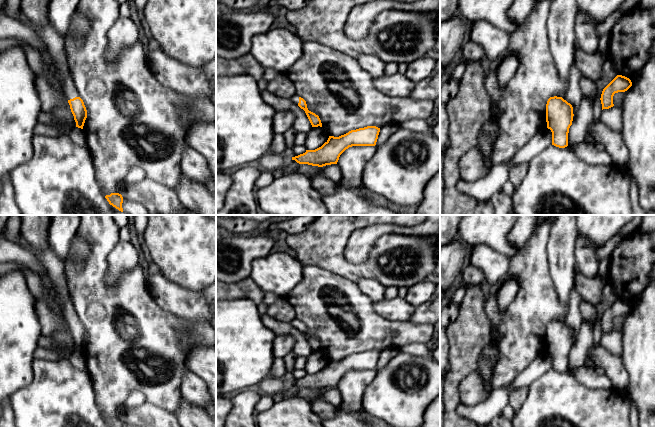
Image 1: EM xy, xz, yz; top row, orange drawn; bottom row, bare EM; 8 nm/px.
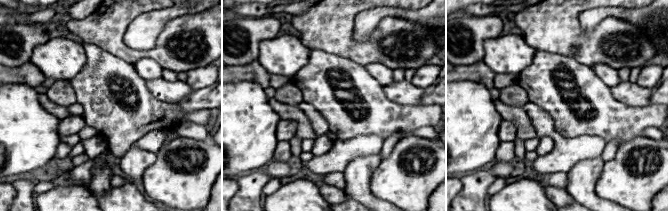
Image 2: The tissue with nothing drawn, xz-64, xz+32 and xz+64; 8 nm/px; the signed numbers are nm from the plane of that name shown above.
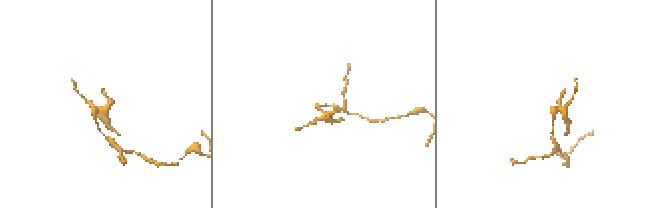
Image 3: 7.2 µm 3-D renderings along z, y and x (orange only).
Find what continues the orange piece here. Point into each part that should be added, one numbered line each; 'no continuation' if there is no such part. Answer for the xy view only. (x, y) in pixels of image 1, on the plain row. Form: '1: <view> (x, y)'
1: xy (55, 267)

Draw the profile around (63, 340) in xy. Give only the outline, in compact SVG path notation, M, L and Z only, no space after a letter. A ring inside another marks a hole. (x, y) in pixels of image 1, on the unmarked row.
M48 273L40 277L46 290L46 304L61 316L62 329L55 332L54 335L51 337L54 341L54 346L56 349L65 351L67 354L73 354L74 352L76 352L76 346L71 336L70 329L63 317L62 309L58 302L54 286L51 283Z

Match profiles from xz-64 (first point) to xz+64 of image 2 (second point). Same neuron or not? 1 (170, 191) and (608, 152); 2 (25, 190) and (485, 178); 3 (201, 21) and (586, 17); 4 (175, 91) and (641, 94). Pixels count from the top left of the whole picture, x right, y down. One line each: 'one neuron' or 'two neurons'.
1: two neurons
2: one neuron
3: two neurons
4: one neuron

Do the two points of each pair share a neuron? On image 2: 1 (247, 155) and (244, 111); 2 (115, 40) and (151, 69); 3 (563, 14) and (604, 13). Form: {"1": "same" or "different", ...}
{"1": "same", "2": "different", "3": "different"}

